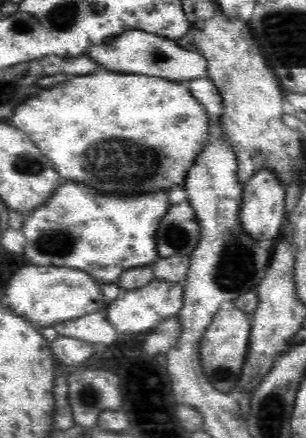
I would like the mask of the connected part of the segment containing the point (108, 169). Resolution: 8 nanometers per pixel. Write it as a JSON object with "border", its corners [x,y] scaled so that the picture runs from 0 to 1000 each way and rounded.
{"border":[[[353,160],[294,169],[235,174],[235,183],[176,201],[137,201],[137,210],[56,242],[26,276],[75,297],[196,388],[203,406],[229,416],[294,416],[320,434],[386,434],[386,443],[405,445],[477,443],[516,434],[516,425],[595,425],[611,384],[696,301],[660,237],[621,210],[614,185]]]}

